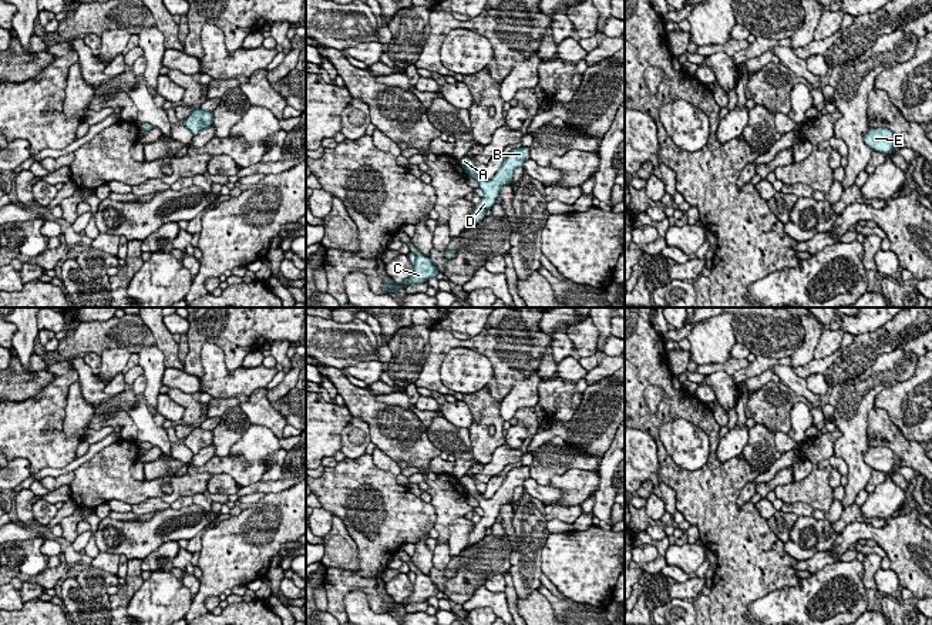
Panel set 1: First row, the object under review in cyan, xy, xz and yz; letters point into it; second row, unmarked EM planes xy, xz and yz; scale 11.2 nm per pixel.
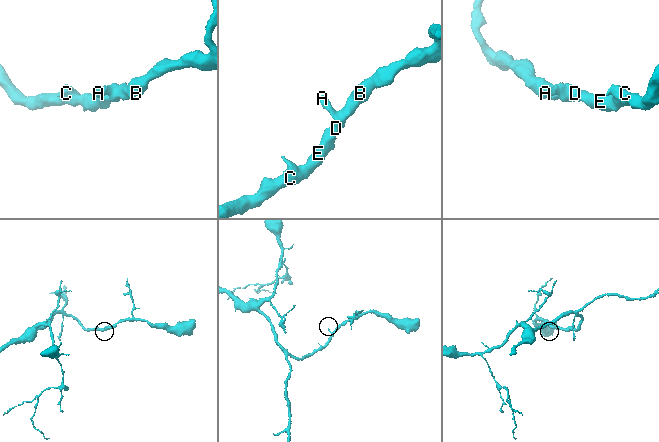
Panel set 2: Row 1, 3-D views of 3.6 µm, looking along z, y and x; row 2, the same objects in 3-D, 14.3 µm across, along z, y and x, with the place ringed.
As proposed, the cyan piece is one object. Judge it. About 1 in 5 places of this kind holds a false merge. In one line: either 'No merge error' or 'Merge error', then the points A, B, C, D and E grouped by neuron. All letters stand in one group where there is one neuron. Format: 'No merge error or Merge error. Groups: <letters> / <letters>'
No merge error. Groups: A B C D E

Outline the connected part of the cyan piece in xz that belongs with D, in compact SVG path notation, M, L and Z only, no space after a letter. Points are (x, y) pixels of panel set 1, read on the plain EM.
M529 466L512 468L507 473L504 483L491 498L485 498L478 493L477 485L471 477L464 476L460 478L460 483L464 485L467 494L472 495L484 511L484 515L478 522L475 522L474 530L470 534L468 545L465 547L465 550L485 537L485 531L491 528L497 521L501 507L512 501L514 490L518 485L524 485L524 481L528 477Z

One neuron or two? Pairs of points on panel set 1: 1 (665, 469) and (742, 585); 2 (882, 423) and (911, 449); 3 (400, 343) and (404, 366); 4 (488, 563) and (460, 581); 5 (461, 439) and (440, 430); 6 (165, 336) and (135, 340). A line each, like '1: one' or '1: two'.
1: one
2: one
3: one
4: one
5: one
6: two

